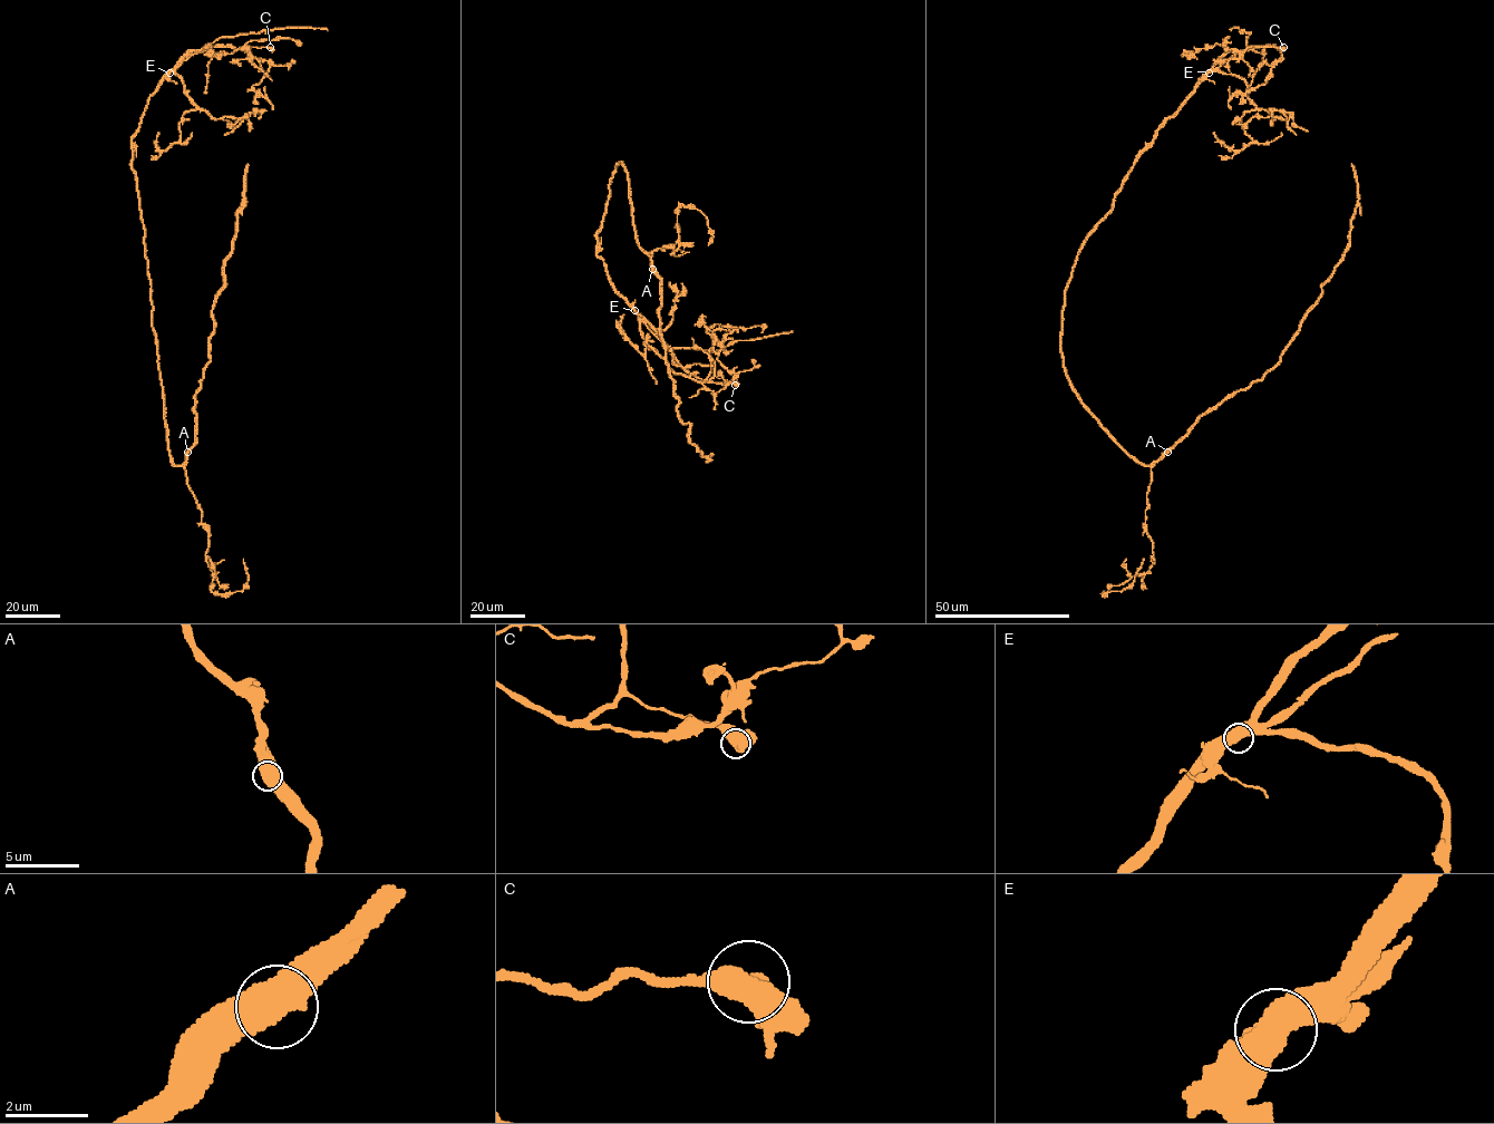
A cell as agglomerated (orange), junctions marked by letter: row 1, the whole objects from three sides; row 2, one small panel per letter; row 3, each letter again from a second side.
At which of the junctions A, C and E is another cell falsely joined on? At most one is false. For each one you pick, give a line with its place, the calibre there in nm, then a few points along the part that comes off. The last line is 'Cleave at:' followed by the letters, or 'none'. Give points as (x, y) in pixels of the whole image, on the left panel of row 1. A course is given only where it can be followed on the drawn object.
E: (170, 73) | 600 nm | (168, 73), (221, 37), (264, 29), (328, 30)
Cleave at: E

